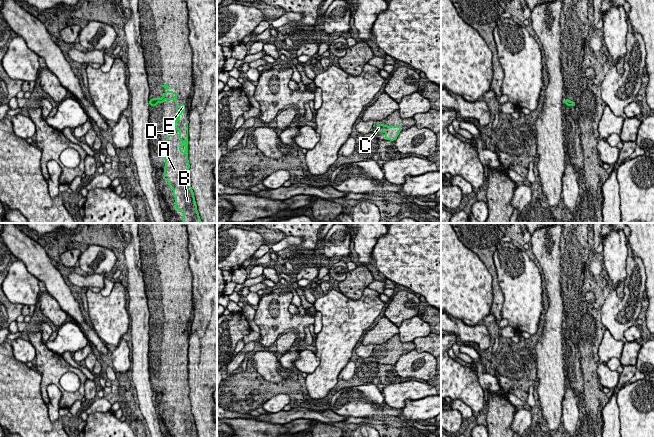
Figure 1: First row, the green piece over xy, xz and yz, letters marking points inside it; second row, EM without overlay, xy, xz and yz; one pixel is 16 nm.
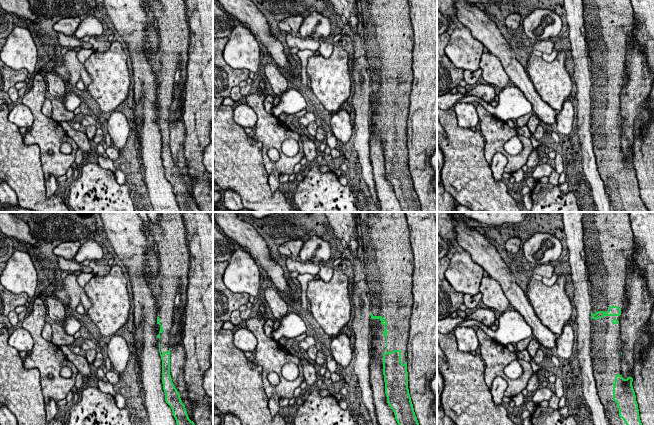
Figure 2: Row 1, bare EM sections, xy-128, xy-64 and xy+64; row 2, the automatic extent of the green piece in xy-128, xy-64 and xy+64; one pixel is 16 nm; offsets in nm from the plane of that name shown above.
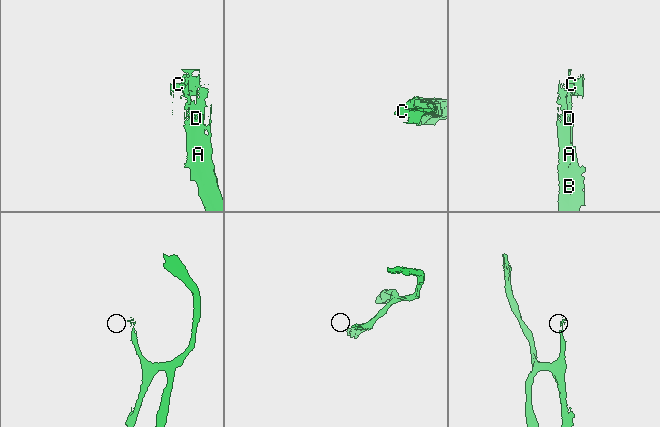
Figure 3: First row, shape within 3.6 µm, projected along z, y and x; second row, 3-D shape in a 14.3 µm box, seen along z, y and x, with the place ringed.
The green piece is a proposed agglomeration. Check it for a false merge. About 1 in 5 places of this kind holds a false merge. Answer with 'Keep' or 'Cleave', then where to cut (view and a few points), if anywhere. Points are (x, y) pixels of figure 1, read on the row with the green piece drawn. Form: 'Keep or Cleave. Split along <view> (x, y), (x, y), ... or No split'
Keep. No split

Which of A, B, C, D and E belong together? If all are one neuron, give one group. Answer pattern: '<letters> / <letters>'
A B C D E

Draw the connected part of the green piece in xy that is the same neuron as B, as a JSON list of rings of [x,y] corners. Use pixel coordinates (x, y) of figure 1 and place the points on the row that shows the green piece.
[[[163,84],[161,85],[163,88],[165,88],[167,91],[165,93],[162,93],[162,98],[152,98],[149,99],[149,106],[156,107],[159,102],[165,103],[166,100],[173,100],[176,102],[176,121],[173,122],[172,127],[169,128],[169,137],[166,140],[163,140],[163,158],[165,159],[165,167],[164,167],[164,176],[162,180],[168,180],[169,181],[169,188],[173,189],[173,196],[175,197],[175,210],[182,210],[183,211],[183,223],[202,223],[198,210],[197,205],[194,197],[194,192],[191,187],[191,178],[189,175],[189,160],[188,160],[188,123],[187,122],[187,134],[186,134],[186,140],[183,141],[181,139],[181,129],[176,127],[176,123],[180,121],[180,114],[185,113],[185,104],[181,103],[179,106],[177,105],[177,91],[169,92],[169,84]]]

